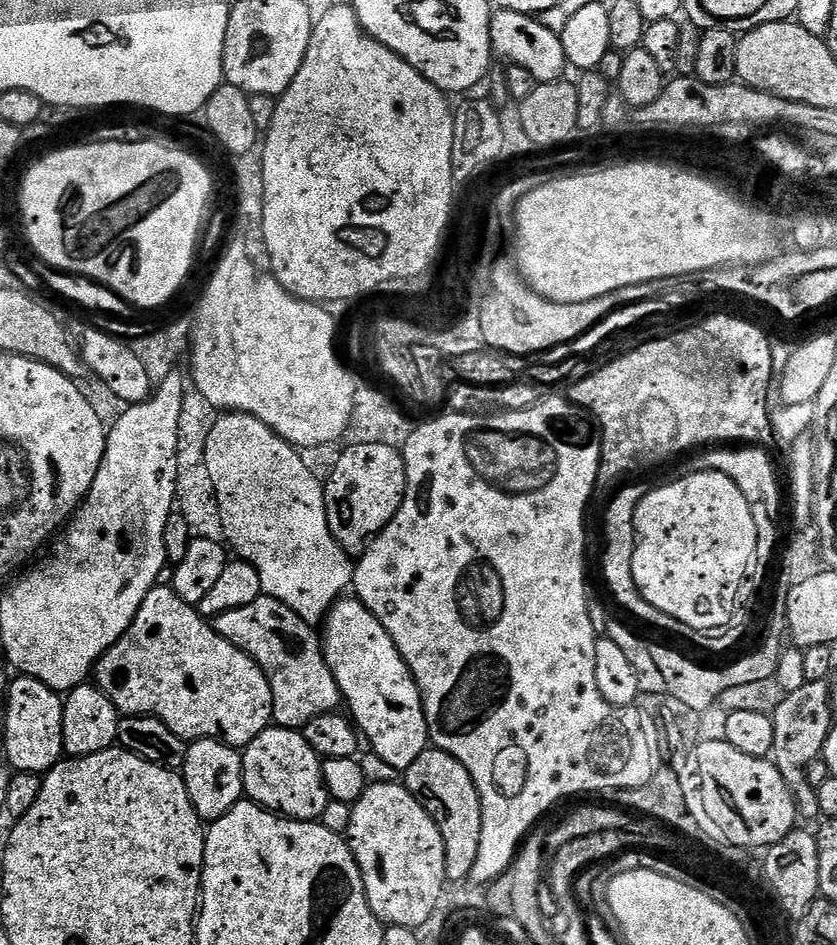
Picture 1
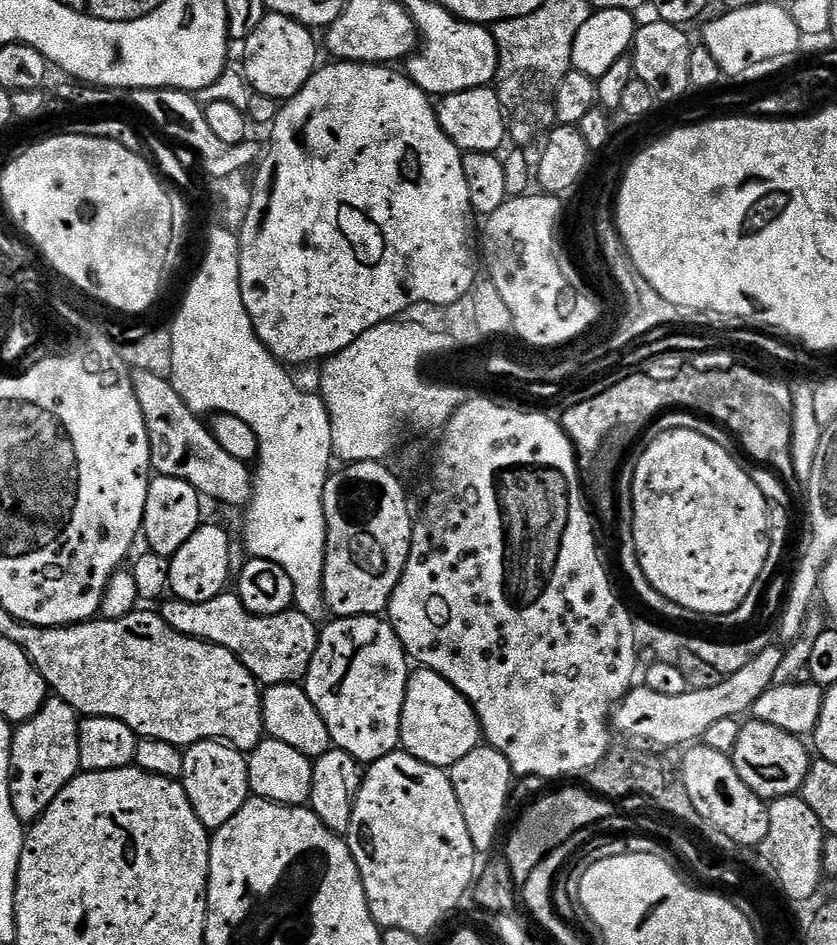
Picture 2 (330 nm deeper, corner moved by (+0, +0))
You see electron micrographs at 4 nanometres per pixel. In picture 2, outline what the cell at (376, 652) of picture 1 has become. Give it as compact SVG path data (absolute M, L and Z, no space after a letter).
M417 667L408 677L406 702L402 706L400 742L403 751L409 752L435 768L451 769L458 758L466 758L470 750L481 747L482 729L472 704L442 674L429 668Z

